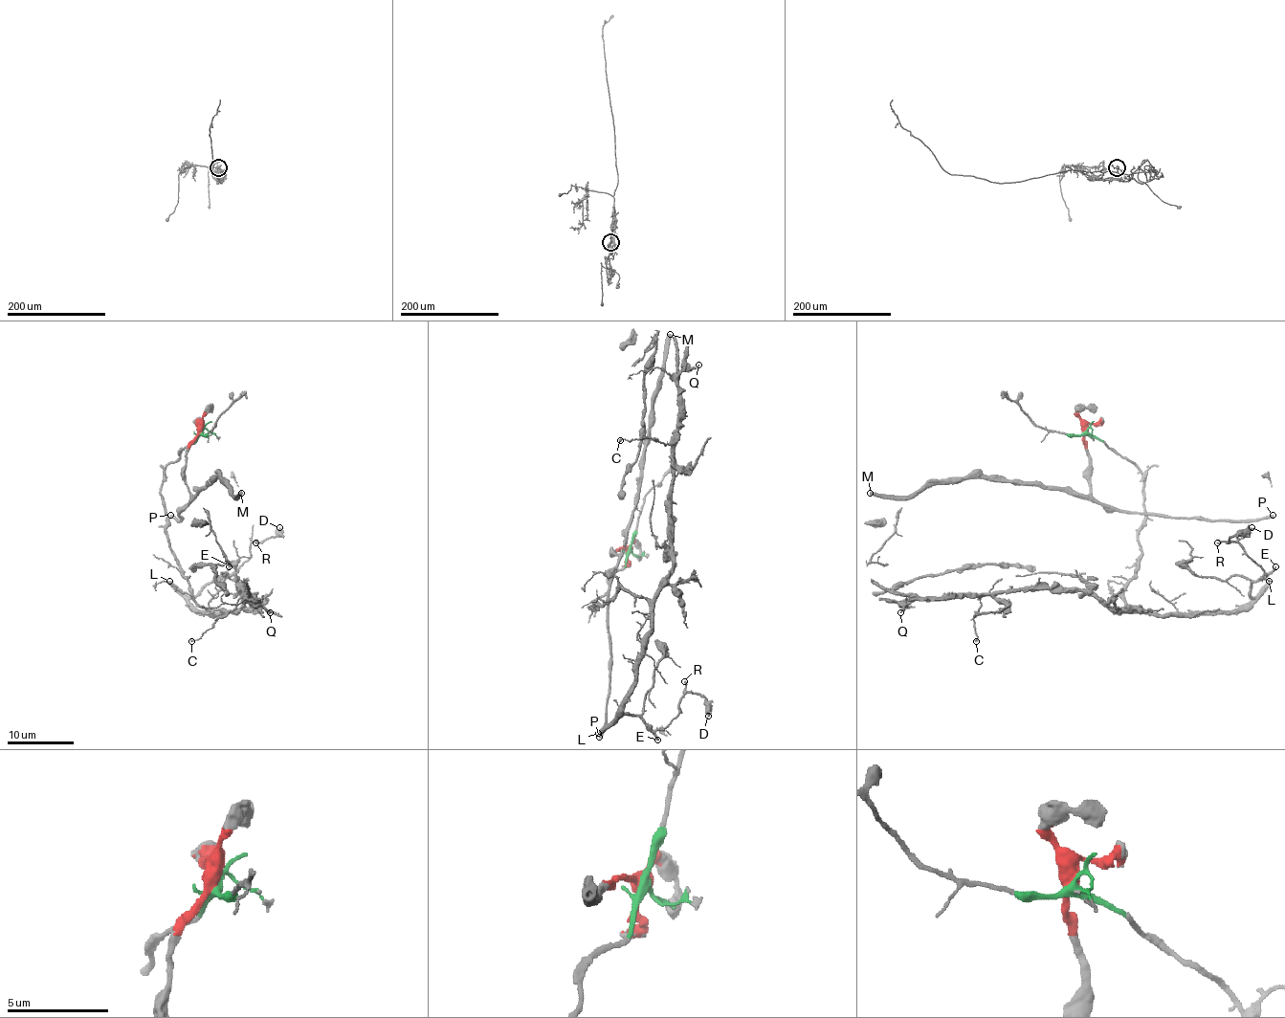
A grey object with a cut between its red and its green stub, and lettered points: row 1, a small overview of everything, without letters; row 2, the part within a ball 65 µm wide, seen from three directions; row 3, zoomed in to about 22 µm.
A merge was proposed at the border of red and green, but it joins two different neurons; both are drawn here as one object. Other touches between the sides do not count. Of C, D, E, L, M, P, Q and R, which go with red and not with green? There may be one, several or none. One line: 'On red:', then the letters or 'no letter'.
On red: M, P

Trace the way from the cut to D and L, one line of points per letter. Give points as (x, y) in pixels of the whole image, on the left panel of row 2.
D: (201, 431), (166, 468), (161, 497), (179, 571), (196, 602), (221, 617), (199, 611), (189, 600), (279, 528)
L: (201, 431), (166, 468), (161, 488), (167, 542), (179, 571), (199, 605), (221, 617), (196, 608), (169, 582)

